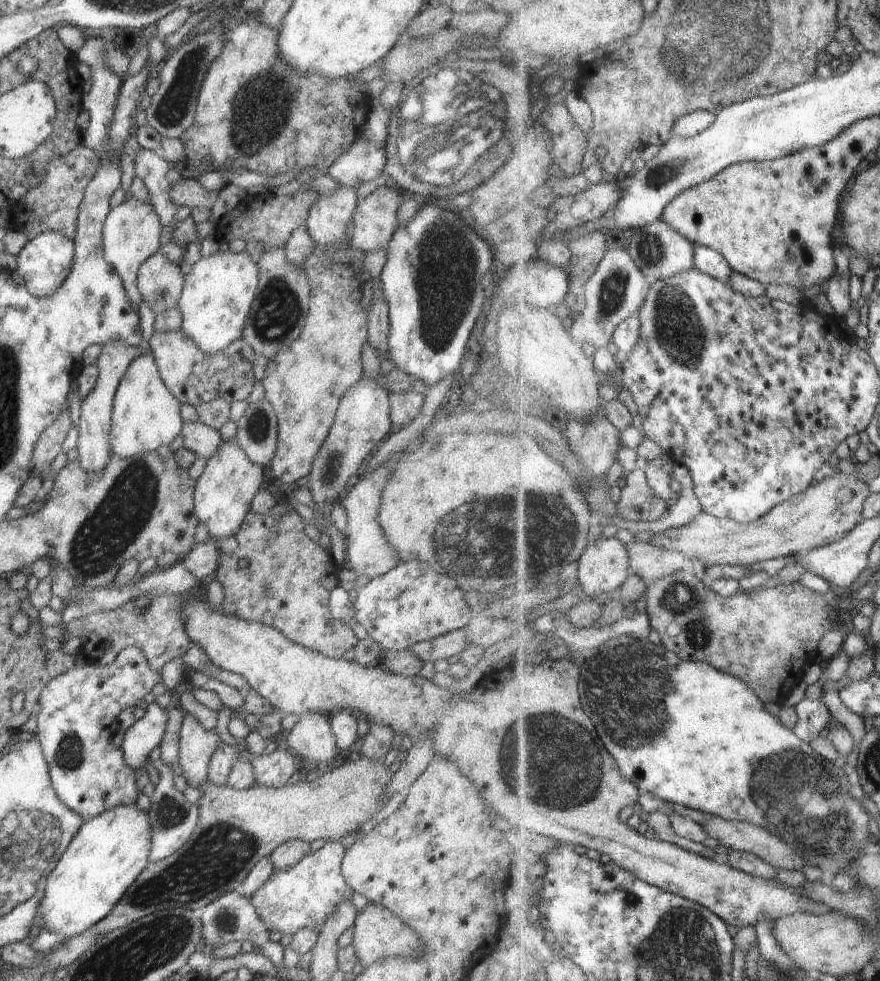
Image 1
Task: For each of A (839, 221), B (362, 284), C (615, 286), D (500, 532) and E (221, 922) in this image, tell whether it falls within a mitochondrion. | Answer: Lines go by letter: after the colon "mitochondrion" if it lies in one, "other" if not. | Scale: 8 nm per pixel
A: other
B: other
C: mitochondrion
D: mitochondrion
E: mitochondrion

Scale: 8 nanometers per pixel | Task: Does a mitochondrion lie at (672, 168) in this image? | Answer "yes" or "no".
yes

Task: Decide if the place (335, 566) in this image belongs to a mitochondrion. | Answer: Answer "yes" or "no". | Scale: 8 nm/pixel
no

